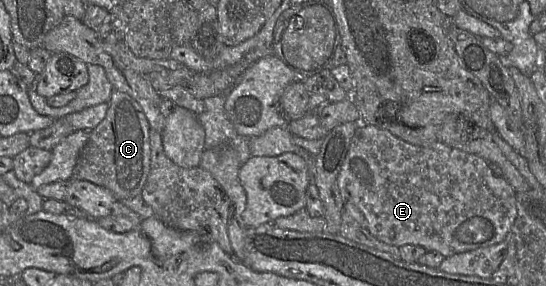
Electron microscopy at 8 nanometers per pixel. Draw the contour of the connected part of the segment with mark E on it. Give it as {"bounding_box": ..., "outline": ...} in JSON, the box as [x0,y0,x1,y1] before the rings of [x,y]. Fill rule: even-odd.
{"bounding_box":[337,122,517,257],"outline":[[[360,122],[338,174],[337,184],[344,199],[344,204],[346,201],[352,201],[359,208],[363,214],[363,225],[378,240],[397,247],[405,244],[420,245],[426,251],[437,251],[444,257],[502,242],[505,240],[517,215],[516,192],[503,176],[494,175],[484,158],[453,148],[441,141],[428,146],[413,145],[393,135],[388,130],[383,130],[370,124],[361,124]]]}

